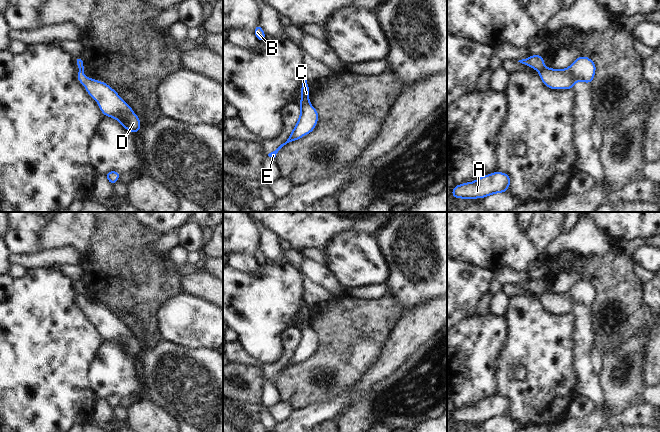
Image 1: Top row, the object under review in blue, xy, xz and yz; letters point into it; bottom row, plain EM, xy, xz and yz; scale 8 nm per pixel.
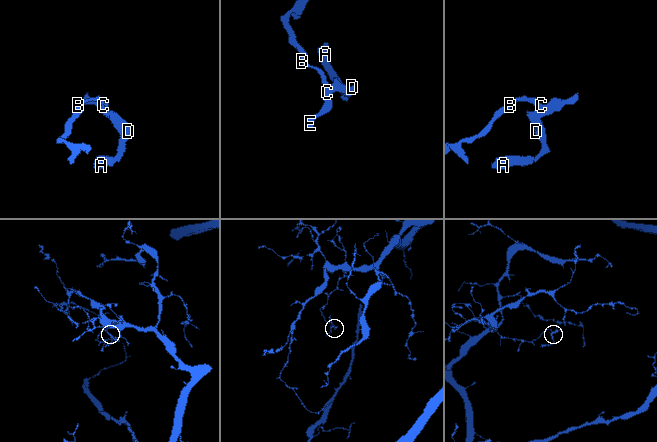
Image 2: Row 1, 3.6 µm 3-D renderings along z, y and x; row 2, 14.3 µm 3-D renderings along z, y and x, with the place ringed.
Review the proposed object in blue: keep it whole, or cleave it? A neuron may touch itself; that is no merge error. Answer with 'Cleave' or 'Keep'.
Cleave.

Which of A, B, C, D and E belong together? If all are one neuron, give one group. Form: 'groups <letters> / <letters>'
groups A C D E / B

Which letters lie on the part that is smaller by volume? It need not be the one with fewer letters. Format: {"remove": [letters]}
{"remove": ["A", "C", "D", "E"]}

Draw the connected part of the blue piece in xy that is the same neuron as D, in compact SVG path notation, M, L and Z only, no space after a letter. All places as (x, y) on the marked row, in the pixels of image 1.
M80 69L77 80L86 87L86 93L89 93L98 102L98 108L102 110L104 116L109 116L119 121L123 128L129 132L136 133L140 130L139 117L109 85L102 81L85 77L84 70Z

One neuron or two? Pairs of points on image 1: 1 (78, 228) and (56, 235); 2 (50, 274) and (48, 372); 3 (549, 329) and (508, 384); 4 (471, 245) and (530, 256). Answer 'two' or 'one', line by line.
1: one
2: one
3: one
4: one

